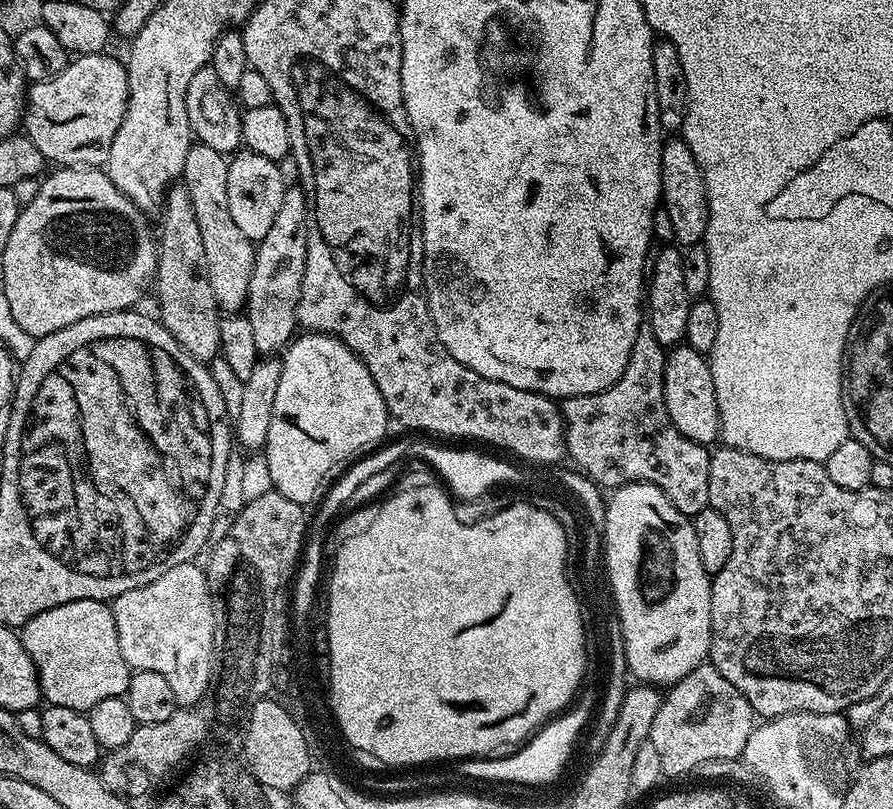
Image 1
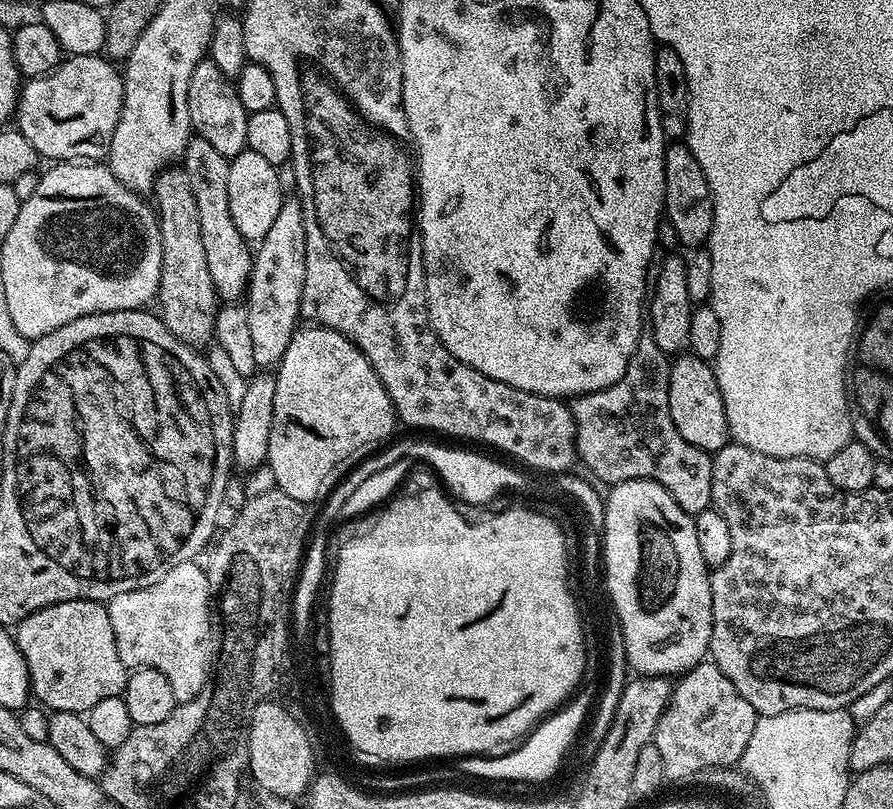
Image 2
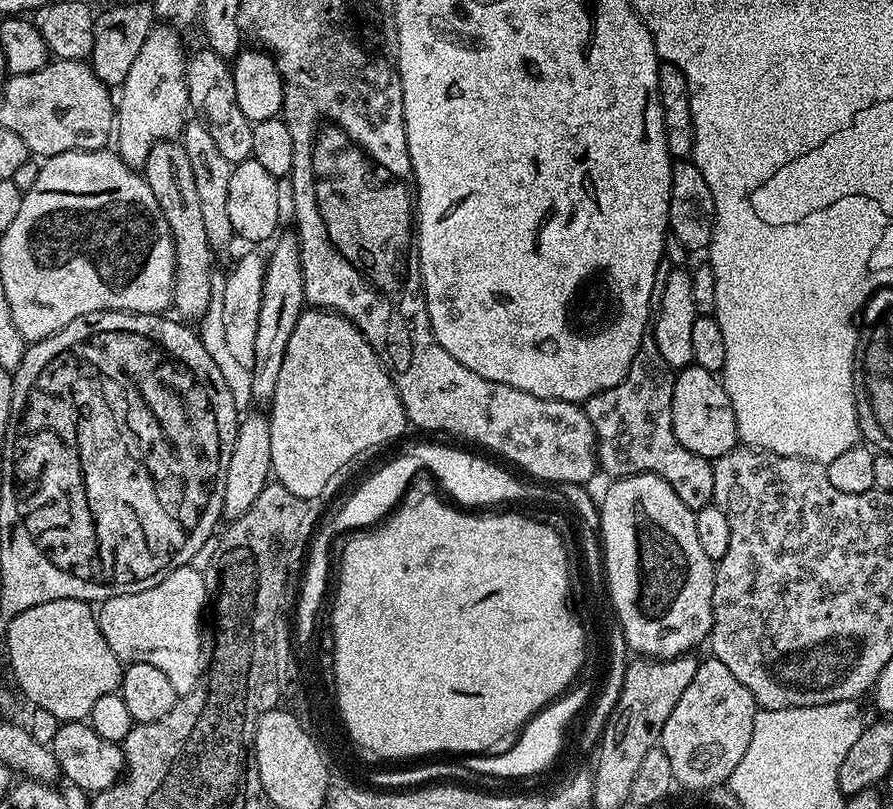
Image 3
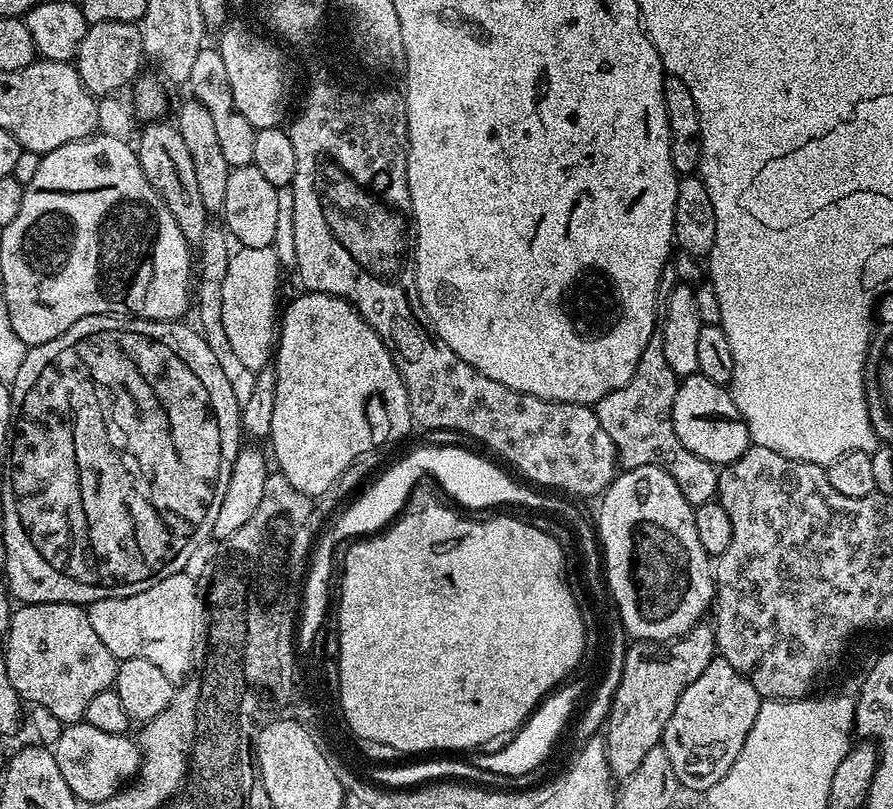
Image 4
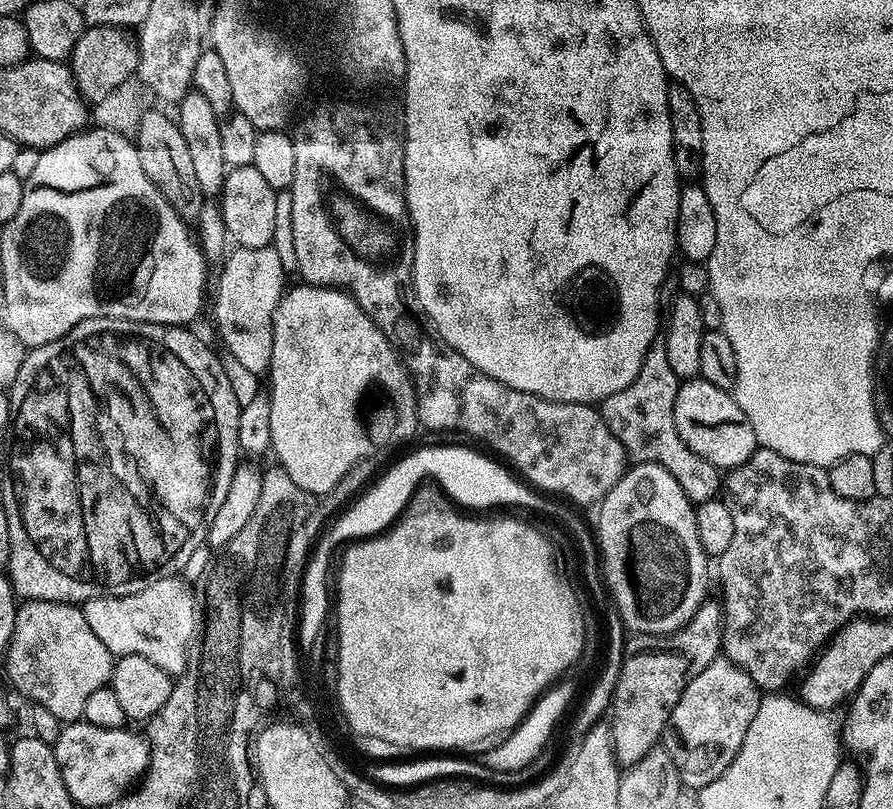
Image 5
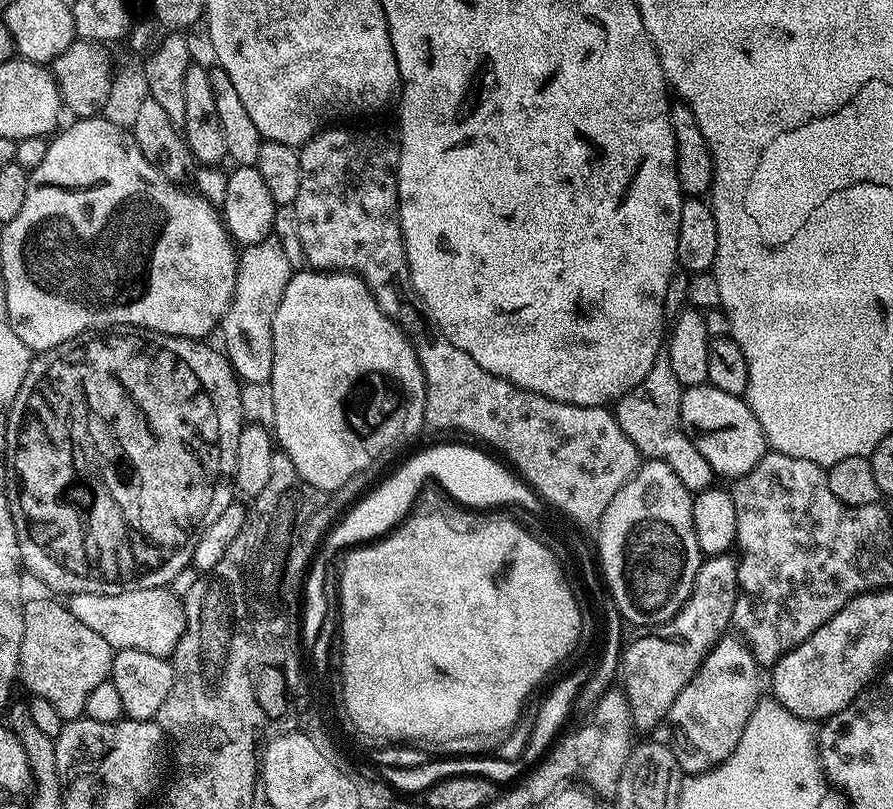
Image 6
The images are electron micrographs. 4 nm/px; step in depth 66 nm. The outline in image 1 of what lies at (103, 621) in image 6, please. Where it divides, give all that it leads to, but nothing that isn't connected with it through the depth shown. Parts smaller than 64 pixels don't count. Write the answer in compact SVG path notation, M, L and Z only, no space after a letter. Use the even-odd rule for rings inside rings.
M189 562L166 570L154 582L126 590L110 604L114 614L114 626L118 626L118 646L122 646L122 658L133 670L154 670L170 682L177 705L196 704L209 692L211 678L211 655L213 653L212 590L209 577L199 563Z

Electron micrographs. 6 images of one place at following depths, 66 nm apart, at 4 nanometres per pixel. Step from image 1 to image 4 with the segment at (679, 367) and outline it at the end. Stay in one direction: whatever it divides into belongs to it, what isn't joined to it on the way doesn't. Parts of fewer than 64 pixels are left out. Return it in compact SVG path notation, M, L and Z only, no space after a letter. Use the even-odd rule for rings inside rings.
M685 376L677 383L672 421L678 442L711 464L733 464L750 447L748 427L732 400L731 391L725 385L710 382L705 376Z

